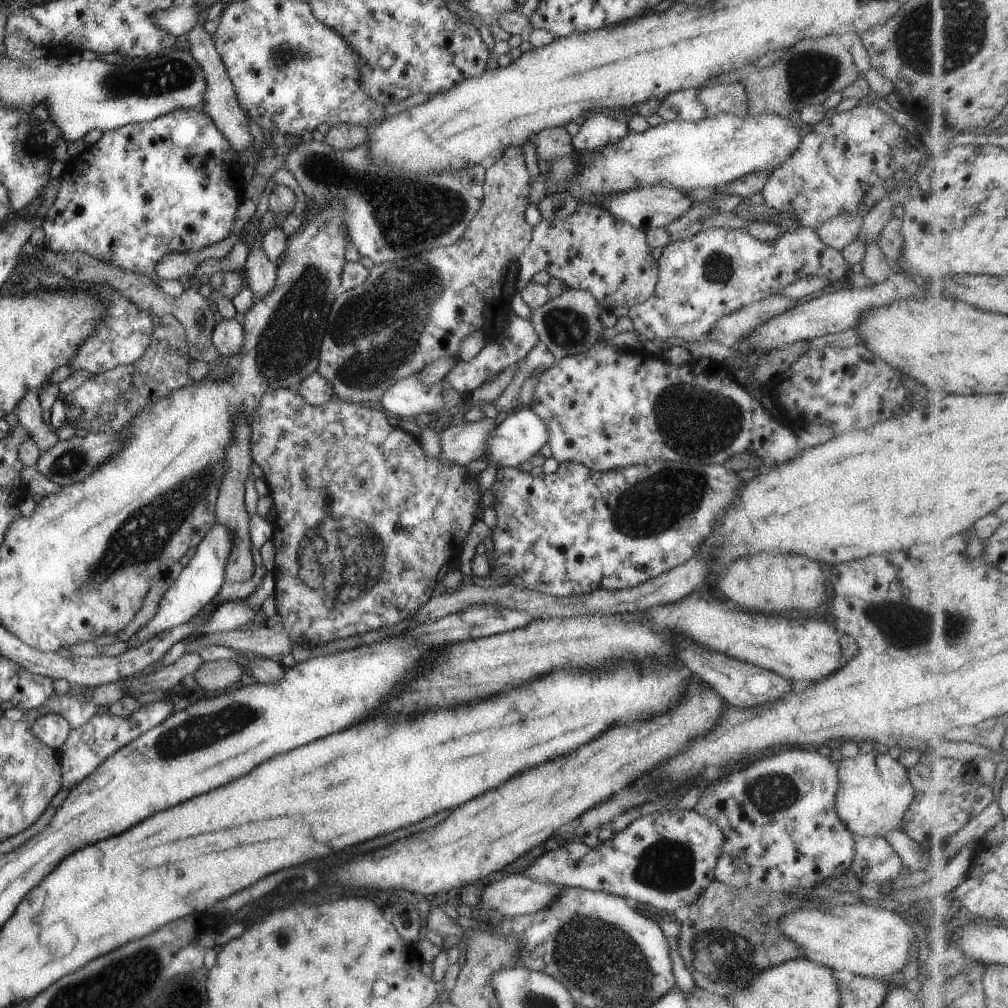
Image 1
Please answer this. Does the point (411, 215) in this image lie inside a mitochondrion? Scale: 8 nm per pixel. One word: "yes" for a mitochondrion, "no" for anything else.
yes

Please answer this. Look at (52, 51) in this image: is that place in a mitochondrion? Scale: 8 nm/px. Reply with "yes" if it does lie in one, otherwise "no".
no

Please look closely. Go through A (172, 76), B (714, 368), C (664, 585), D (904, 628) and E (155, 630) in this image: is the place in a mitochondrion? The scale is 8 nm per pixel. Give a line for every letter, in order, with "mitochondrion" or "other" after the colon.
A: mitochondrion
B: other
C: other
D: mitochondrion
E: other

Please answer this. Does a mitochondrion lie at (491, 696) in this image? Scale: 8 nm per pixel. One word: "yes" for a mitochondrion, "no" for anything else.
no

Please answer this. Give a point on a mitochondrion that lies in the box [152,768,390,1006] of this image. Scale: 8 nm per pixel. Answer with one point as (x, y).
(283, 937)

